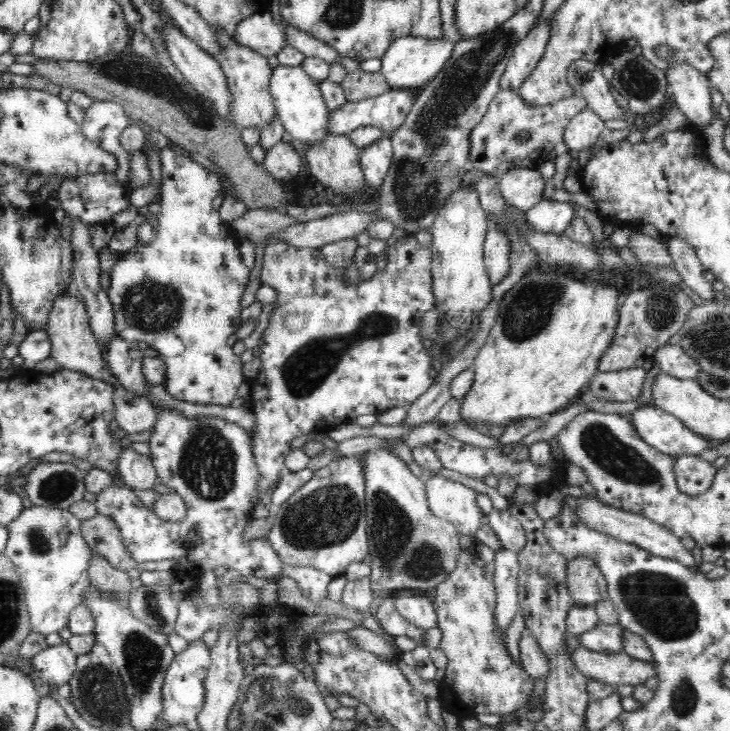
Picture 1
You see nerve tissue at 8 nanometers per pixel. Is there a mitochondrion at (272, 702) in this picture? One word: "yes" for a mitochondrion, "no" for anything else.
yes

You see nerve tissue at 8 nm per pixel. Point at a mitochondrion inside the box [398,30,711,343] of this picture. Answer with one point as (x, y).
(636, 79)

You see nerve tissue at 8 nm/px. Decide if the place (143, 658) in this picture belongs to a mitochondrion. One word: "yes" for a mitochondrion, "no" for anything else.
yes

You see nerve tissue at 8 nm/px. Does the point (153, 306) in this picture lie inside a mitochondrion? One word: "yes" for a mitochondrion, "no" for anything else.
yes

